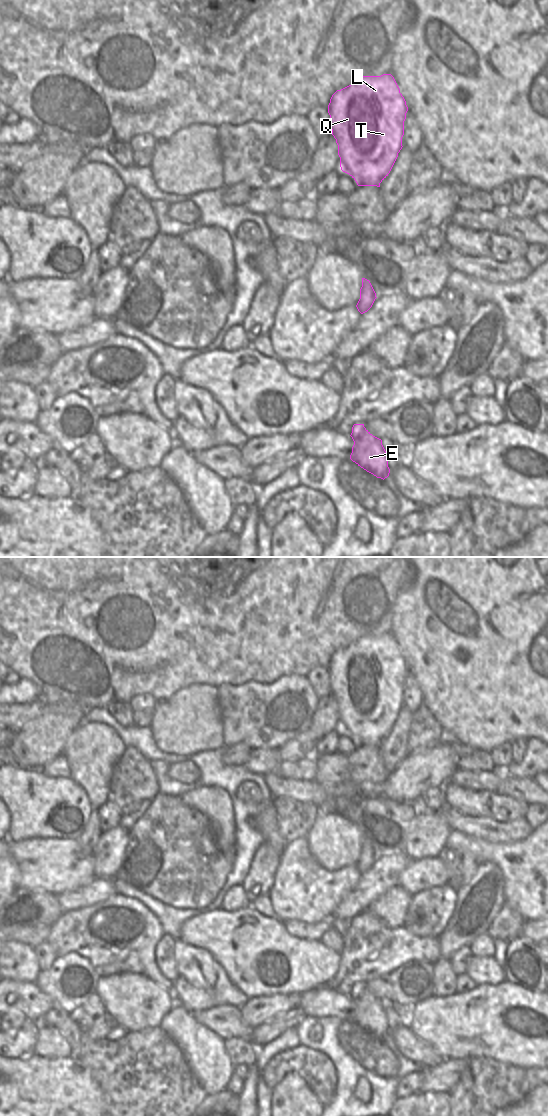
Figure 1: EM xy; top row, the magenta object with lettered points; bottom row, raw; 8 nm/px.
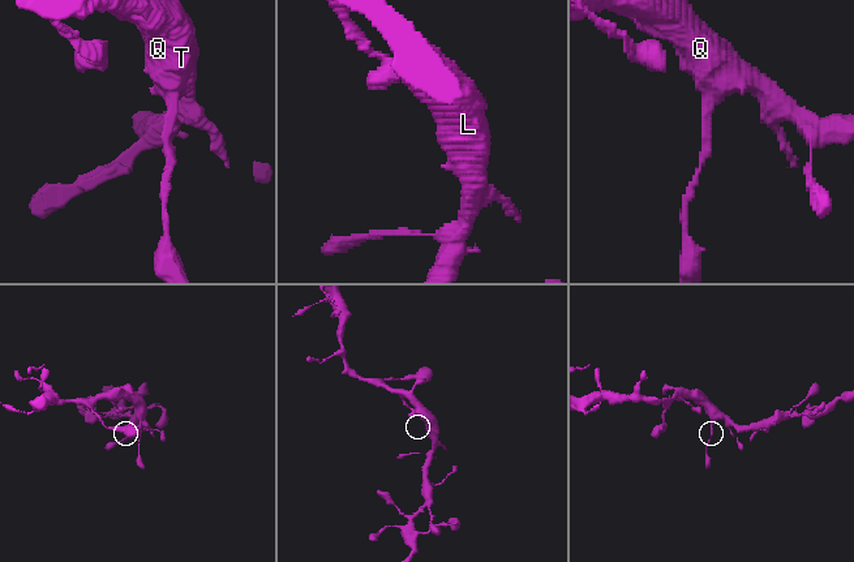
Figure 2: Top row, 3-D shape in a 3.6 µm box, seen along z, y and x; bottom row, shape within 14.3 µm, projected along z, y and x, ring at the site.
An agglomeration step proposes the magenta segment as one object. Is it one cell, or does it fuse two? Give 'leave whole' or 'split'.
leave whole

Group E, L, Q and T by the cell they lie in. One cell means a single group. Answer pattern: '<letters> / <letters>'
E L Q T

